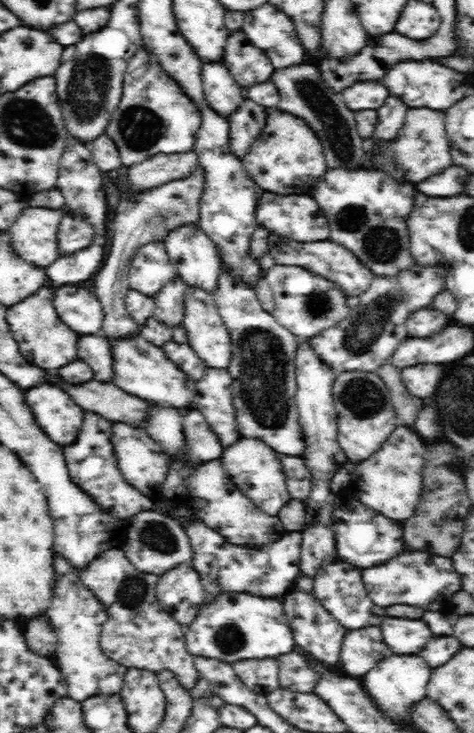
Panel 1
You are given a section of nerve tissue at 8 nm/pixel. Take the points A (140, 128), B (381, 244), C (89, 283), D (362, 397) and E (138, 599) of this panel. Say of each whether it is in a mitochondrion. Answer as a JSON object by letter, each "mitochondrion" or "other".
{"A":"mitochondrion","B":"mitochondrion","C":"other","D":"mitochondrion","E":"mitochondrion"}

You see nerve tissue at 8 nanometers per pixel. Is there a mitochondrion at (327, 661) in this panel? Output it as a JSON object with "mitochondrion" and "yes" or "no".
{"mitochondrion":"no"}

